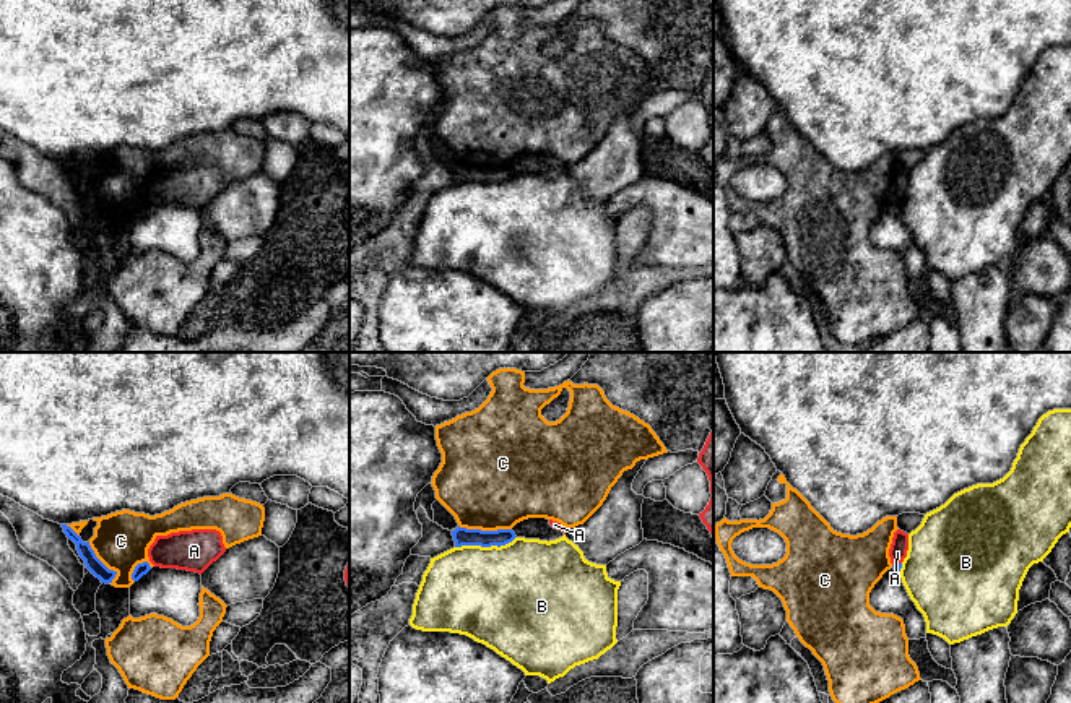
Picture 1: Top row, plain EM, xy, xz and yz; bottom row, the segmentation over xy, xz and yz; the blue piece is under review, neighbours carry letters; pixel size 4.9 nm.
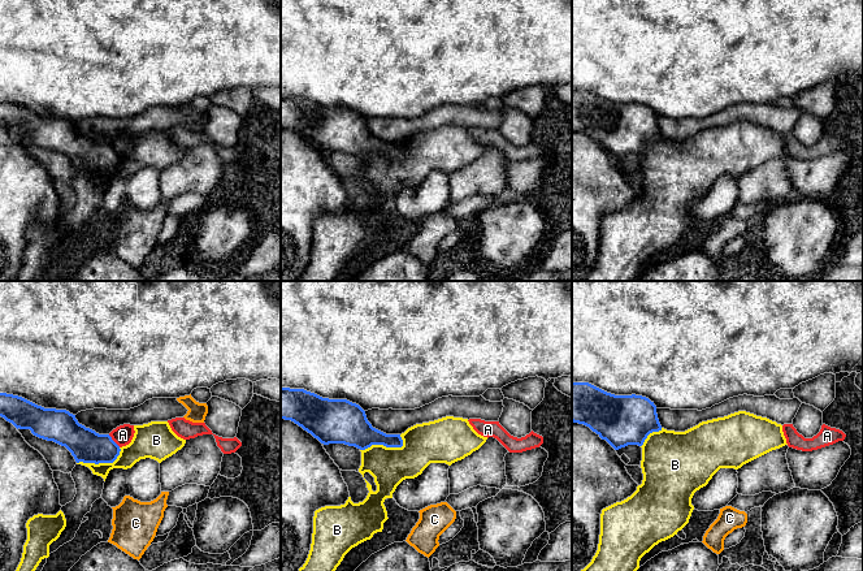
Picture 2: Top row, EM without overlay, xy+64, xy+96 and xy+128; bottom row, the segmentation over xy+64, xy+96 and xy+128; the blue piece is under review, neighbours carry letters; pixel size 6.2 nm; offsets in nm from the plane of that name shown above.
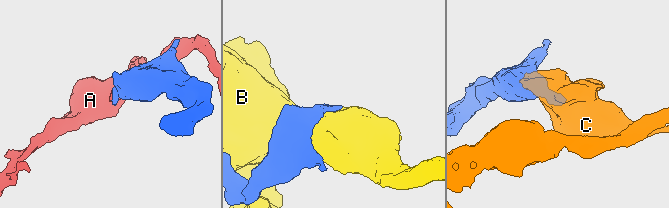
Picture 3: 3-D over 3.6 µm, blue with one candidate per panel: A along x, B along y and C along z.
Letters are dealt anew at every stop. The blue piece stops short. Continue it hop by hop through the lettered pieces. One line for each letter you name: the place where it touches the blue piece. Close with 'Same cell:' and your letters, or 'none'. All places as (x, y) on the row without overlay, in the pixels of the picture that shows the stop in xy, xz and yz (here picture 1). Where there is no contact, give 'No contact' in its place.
Same cell: none

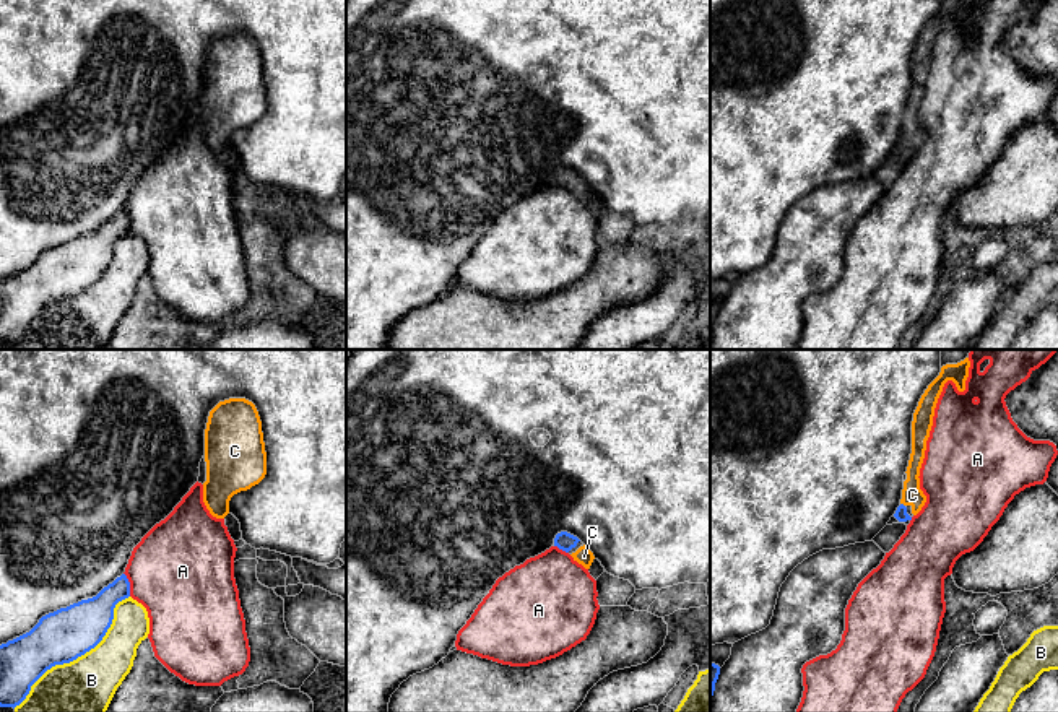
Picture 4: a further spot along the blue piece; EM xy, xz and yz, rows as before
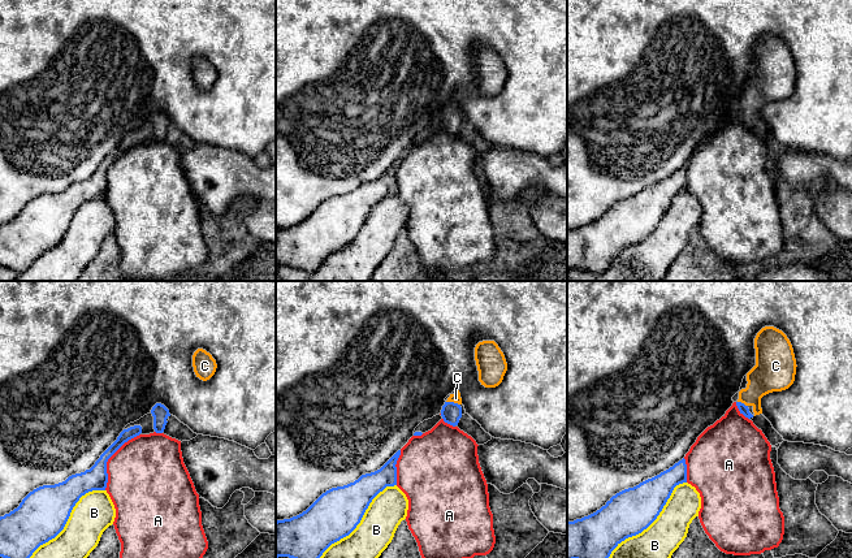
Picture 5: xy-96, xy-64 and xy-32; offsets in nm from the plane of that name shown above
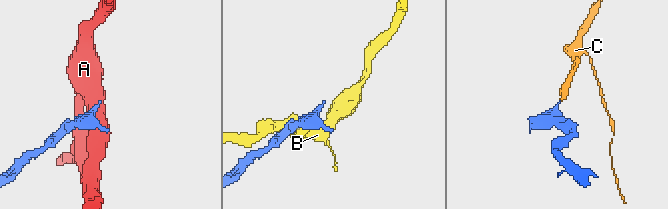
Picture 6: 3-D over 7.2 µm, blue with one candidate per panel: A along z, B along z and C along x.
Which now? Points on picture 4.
C: Touches blue at yz (902, 140)
Same cell: C

